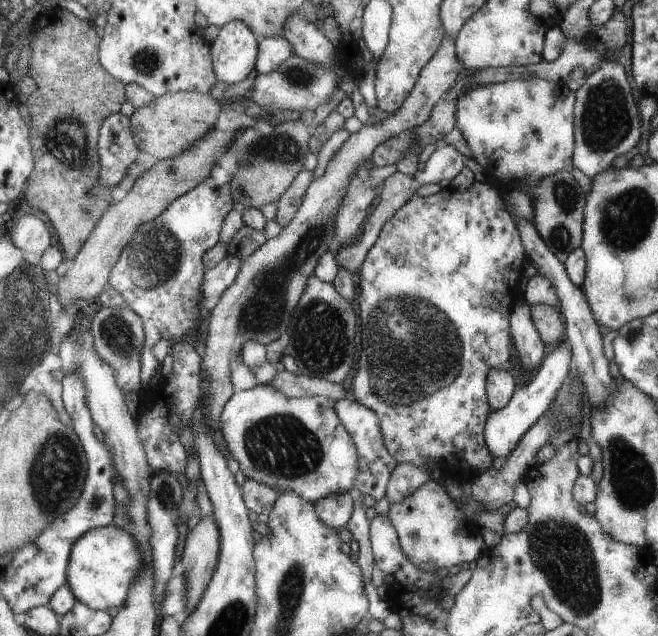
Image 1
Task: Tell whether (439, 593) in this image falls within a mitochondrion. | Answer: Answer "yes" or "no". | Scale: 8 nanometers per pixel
no

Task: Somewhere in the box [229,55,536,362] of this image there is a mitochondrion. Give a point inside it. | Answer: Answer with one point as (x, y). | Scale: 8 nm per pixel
(265, 311)

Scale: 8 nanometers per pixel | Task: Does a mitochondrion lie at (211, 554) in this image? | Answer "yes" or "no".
no

